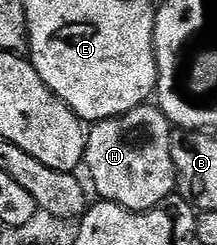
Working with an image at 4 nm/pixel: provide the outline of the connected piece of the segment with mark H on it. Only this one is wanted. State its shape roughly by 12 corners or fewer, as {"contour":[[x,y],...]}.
{"contour":[[157,105],[86,139],[99,199],[161,207],[176,190],[172,123]]}

